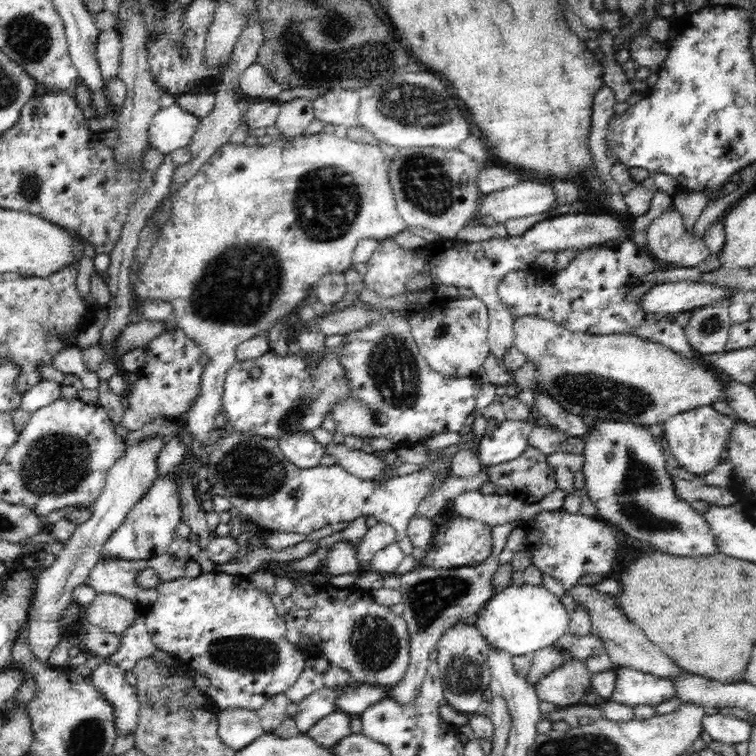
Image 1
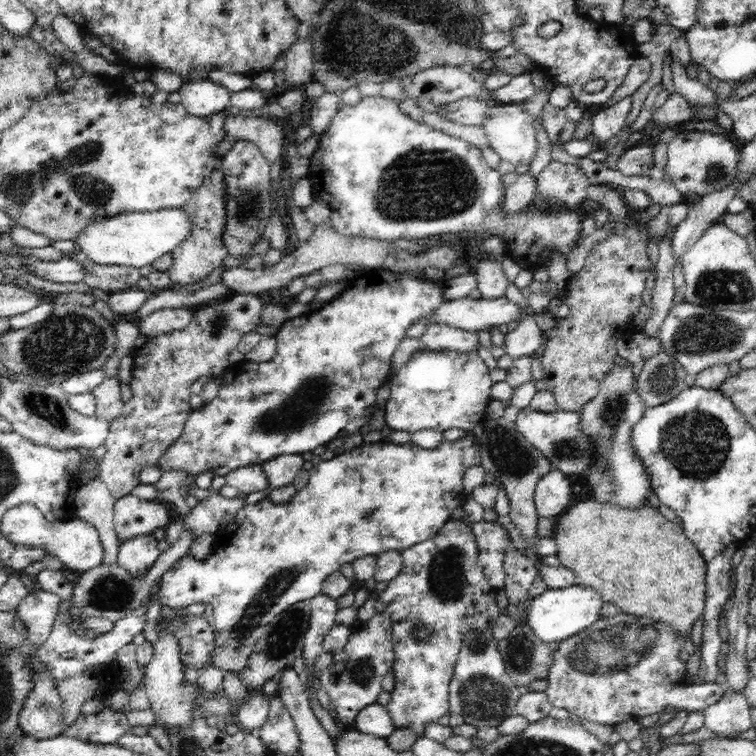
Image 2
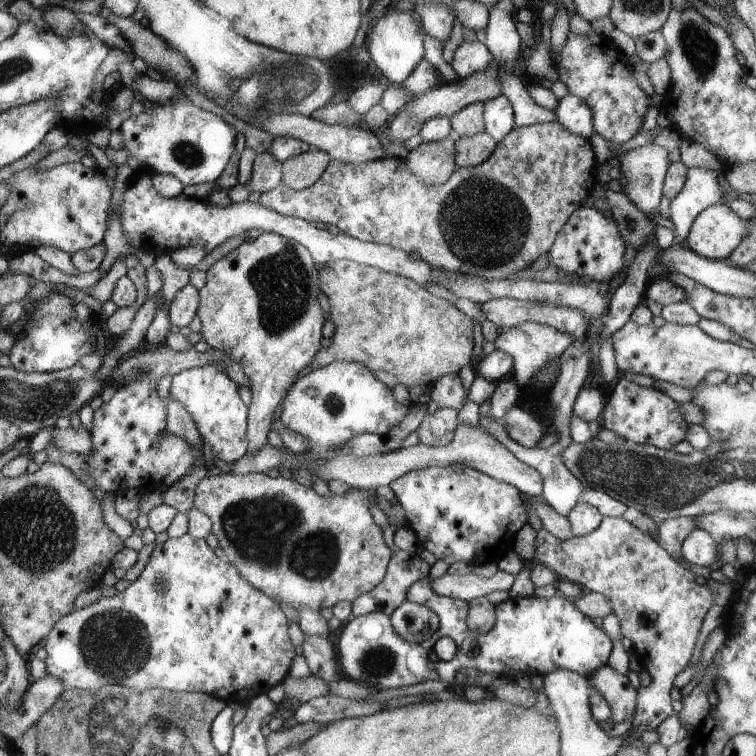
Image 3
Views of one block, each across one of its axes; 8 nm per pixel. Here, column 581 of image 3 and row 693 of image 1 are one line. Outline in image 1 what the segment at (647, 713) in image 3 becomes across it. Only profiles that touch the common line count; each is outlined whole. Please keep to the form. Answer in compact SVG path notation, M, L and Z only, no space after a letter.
M586 660L563 663L537 683L538 699L554 704L557 708L586 705L586 694L592 692L594 674L588 670Z

